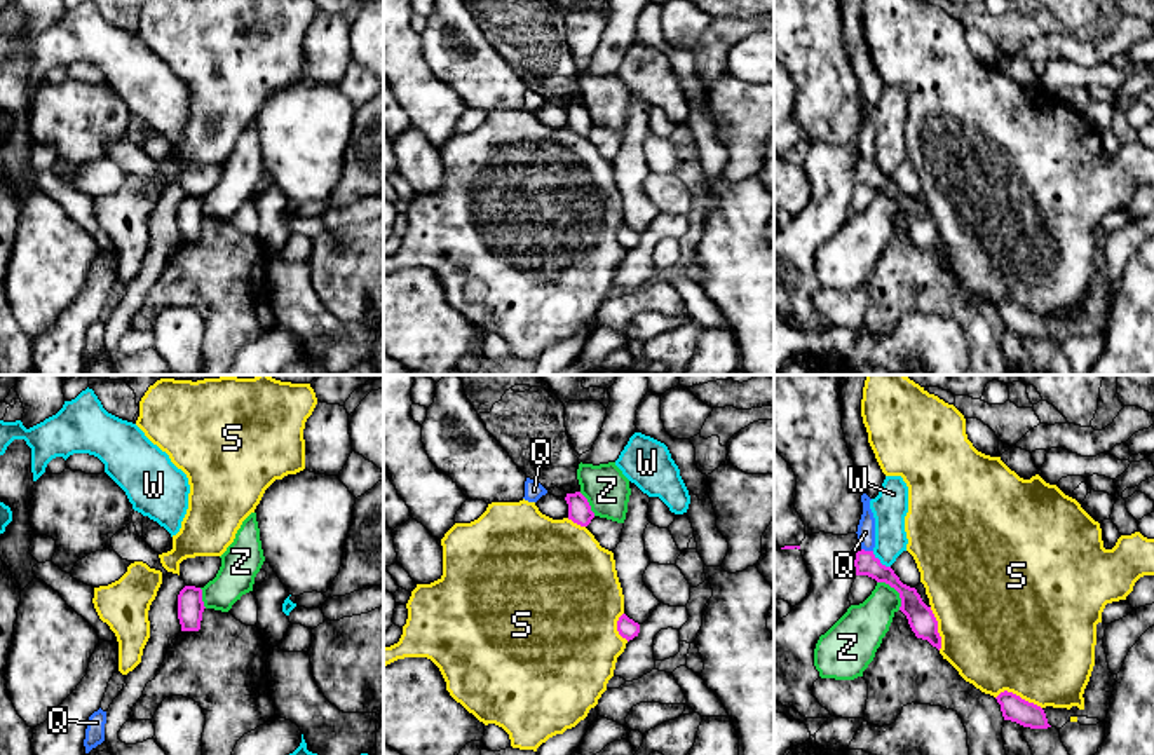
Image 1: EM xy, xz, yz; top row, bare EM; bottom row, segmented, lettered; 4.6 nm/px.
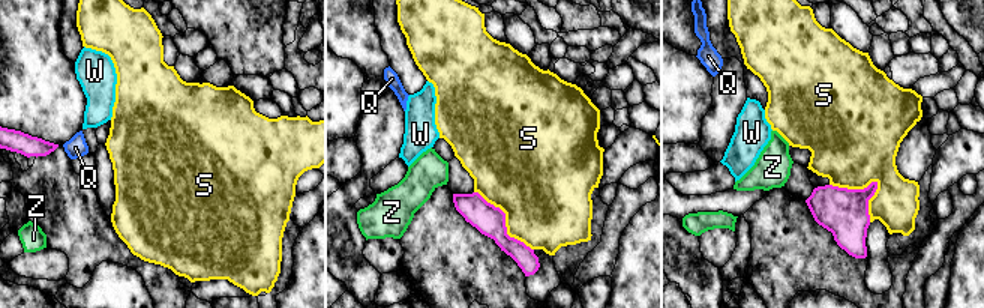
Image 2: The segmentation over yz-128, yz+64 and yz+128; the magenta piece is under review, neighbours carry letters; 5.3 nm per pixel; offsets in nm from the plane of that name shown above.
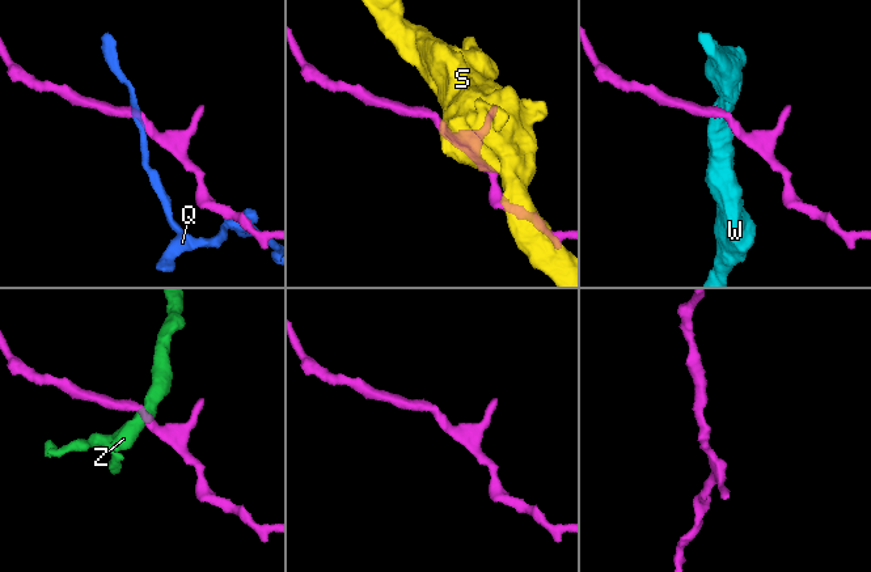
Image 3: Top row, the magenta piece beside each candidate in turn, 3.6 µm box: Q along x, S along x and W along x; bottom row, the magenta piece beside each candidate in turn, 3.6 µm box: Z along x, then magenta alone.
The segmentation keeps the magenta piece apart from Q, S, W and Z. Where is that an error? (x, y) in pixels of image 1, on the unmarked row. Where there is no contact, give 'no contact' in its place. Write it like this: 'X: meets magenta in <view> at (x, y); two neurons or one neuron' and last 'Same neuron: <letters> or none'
Q: meets magenta in yz at (867, 161); two neurons
S: meets magenta in yz at (1018, 306); two neurons
W: meets magenta in yz at (879, 171); two neurons
Z: meets magenta in yz at (896, 199); two neurons
Same neuron: none

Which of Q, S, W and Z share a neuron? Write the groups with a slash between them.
Q / S / W / Z

